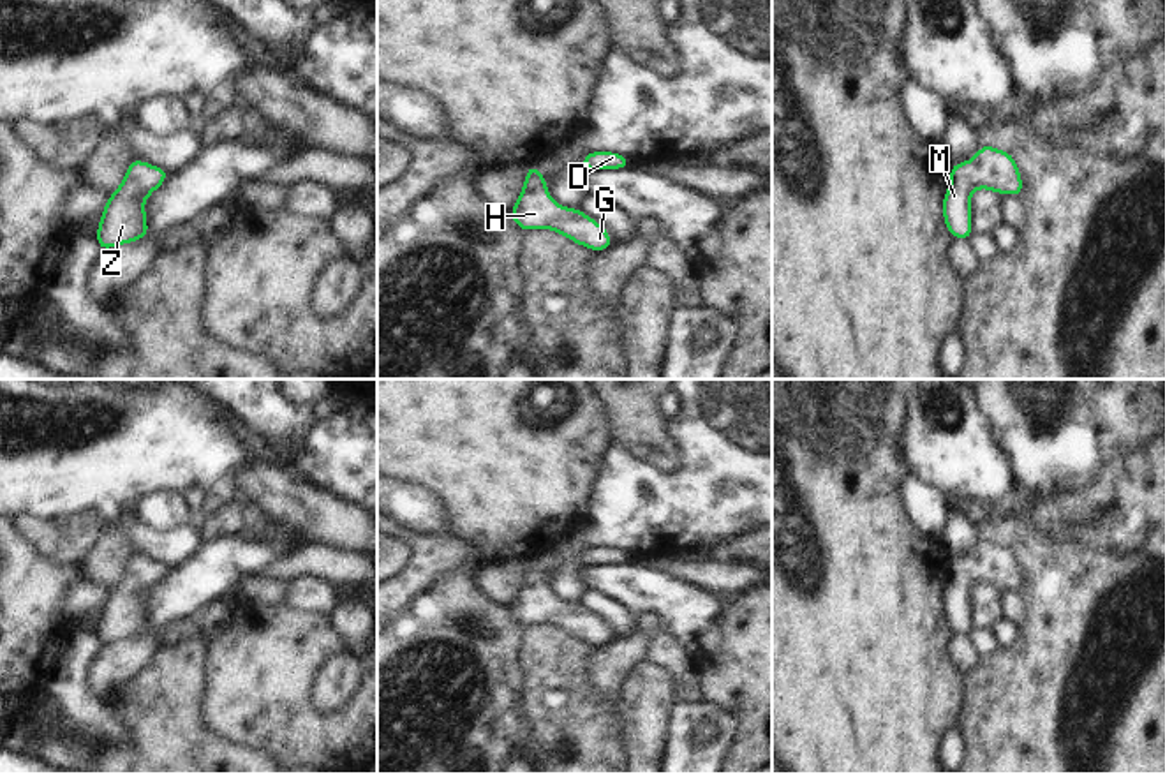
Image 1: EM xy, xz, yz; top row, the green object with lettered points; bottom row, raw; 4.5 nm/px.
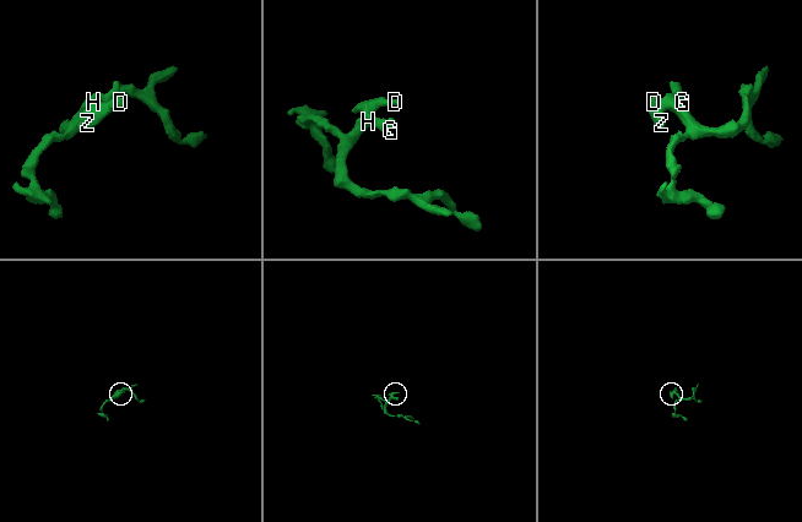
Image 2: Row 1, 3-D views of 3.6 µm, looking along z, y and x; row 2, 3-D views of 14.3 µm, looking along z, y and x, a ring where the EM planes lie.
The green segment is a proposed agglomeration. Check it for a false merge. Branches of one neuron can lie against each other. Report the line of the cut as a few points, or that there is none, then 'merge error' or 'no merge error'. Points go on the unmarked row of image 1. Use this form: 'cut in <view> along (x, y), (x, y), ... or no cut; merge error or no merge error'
no cut; no merge error

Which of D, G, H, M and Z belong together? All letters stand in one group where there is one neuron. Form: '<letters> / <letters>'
D G H M Z

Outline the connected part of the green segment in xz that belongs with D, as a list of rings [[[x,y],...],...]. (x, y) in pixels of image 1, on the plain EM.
[[[589,547],[580,559],[592,568],[597,564],[626,564],[631,561],[631,554],[615,547]]]

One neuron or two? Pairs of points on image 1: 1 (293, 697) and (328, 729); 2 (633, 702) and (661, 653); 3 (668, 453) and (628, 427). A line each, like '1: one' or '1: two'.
1: one
2: two
3: one

